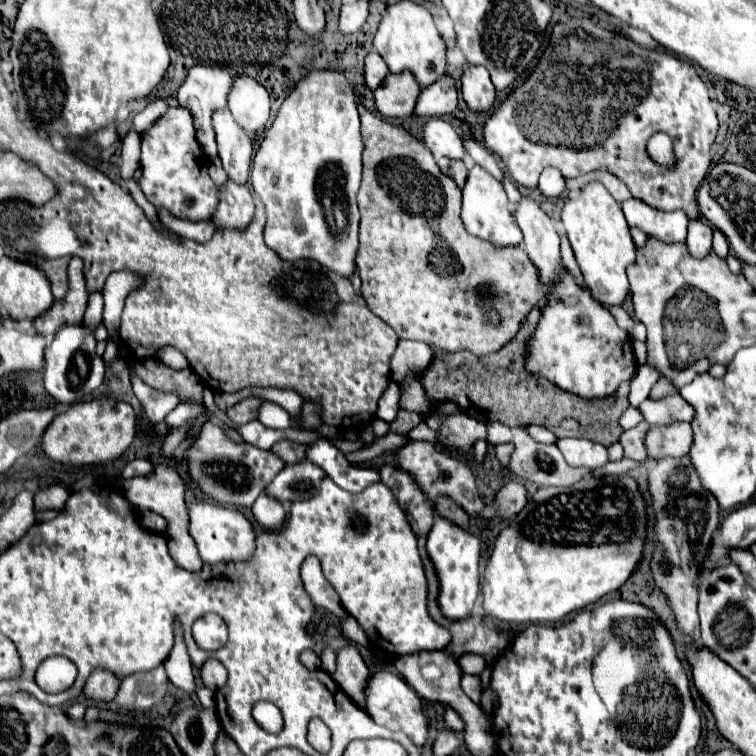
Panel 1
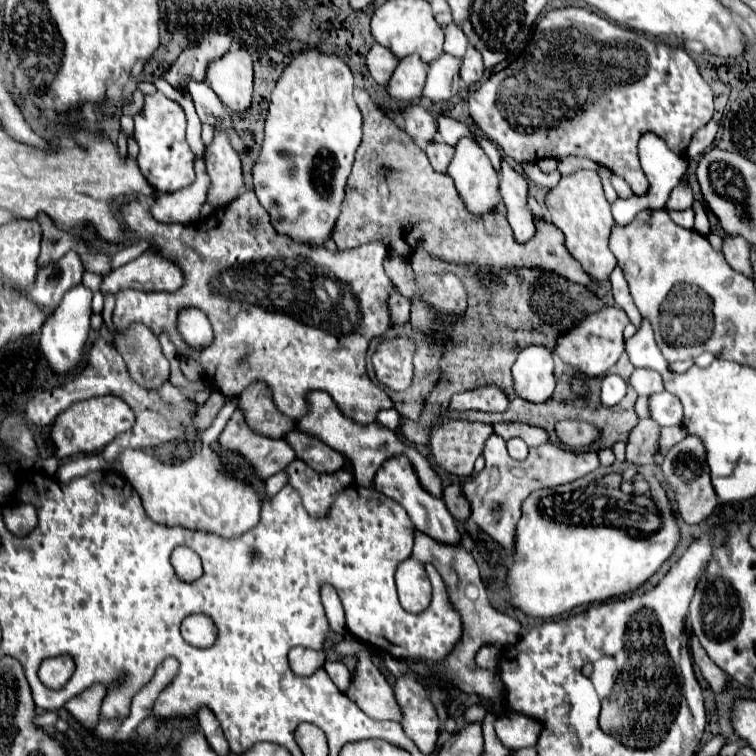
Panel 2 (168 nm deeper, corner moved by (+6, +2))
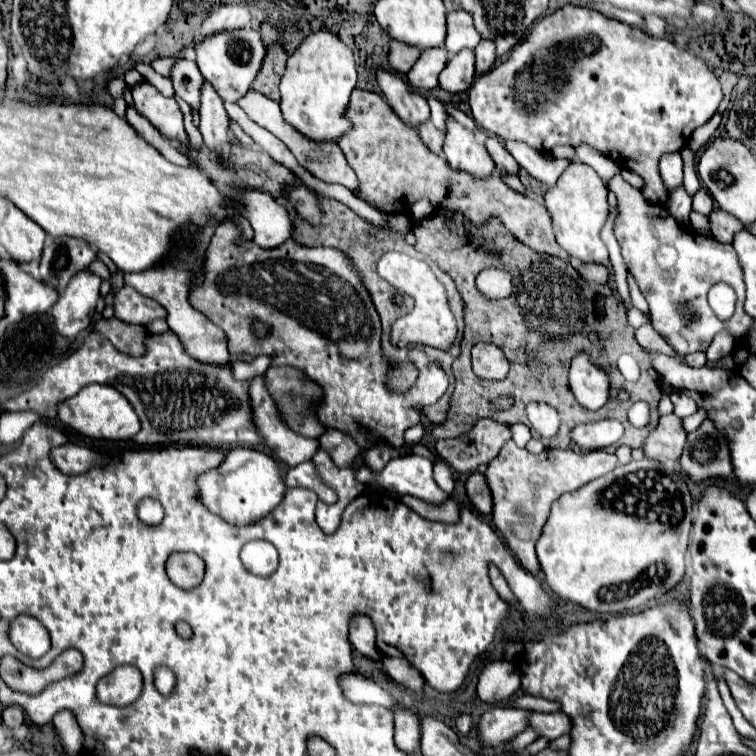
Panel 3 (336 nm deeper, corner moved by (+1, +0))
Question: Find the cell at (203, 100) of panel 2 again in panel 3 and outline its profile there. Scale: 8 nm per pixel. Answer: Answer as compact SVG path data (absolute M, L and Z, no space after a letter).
M180 60L172 68L172 82L176 94L190 104L192 110L200 110L200 88L204 84L204 76L196 68L194 60Z

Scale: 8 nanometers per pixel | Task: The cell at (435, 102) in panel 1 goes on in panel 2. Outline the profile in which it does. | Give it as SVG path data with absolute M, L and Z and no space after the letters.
M441 54L435 62L431 62L423 96L427 96L433 102L443 102L457 94L461 84L459 66L461 58L455 58L451 54Z

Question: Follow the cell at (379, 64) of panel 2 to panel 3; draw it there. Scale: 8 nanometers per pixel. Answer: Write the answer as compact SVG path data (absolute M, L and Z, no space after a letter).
M396 40L390 42L388 64L390 64L390 70L392 72L406 74L412 68L412 64L418 60L418 56L420 56L420 50L418 48L412 48L412 46L402 44L402 42L396 42Z

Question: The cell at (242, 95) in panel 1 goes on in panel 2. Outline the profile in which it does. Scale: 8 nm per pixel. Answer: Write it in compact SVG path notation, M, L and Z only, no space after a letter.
M237 44L221 58L209 62L205 78L231 112L243 114L251 106L253 60L247 48Z

